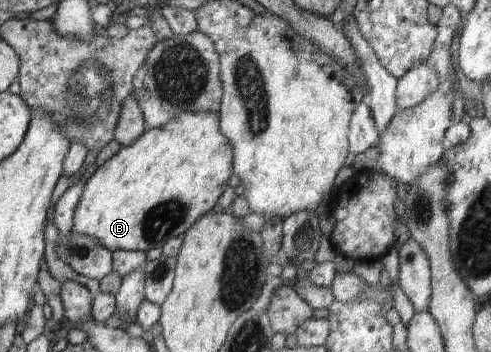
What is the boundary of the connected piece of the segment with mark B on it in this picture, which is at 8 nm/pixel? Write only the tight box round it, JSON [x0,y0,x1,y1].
[71,111,234,252]

